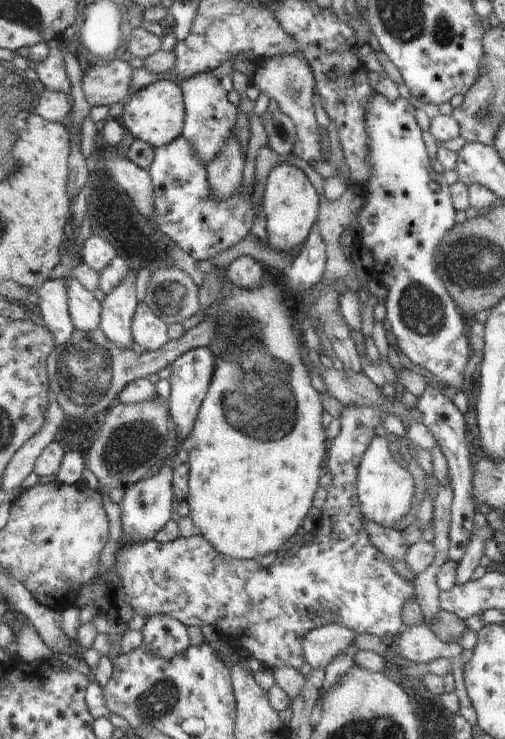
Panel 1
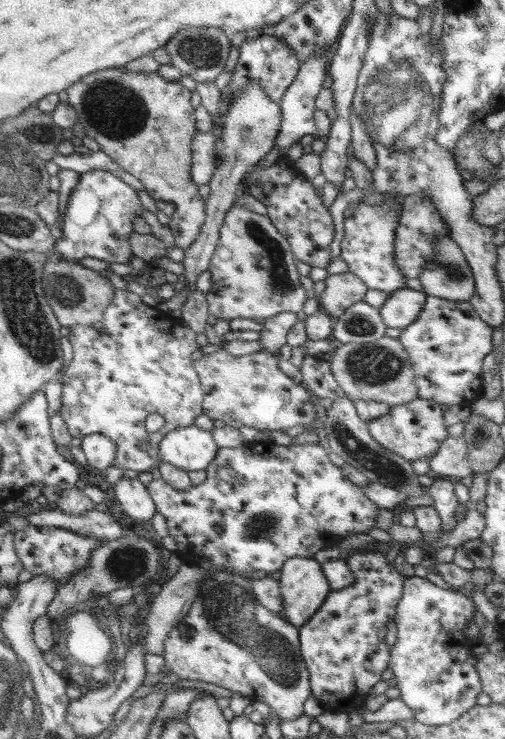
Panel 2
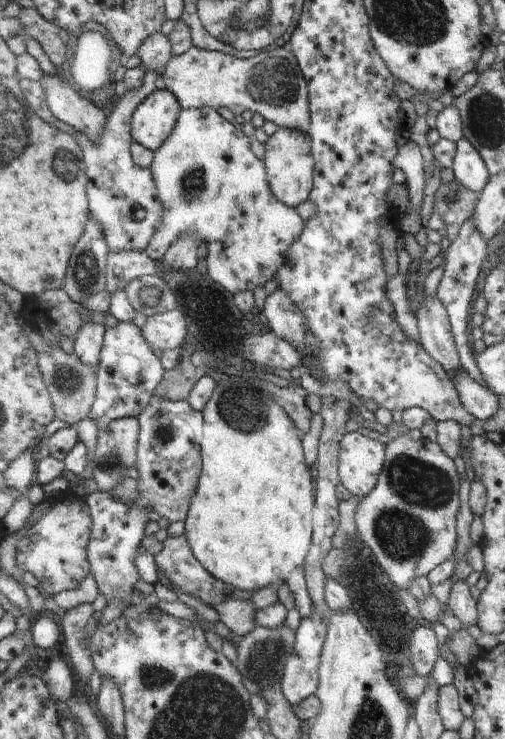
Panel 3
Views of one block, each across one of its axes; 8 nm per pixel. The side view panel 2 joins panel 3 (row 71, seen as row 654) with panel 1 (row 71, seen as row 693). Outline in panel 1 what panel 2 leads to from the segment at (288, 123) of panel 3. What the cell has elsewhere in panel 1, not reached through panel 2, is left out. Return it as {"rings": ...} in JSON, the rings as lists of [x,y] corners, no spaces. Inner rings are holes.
{"rings":[[[291,54],[282,56],[282,58],[268,57],[267,59],[236,56],[232,70],[242,72],[248,78],[249,85],[256,86],[264,96],[268,96],[269,100],[274,100],[278,104],[280,112],[290,118],[294,124],[294,130],[296,130],[296,142],[294,142],[292,153],[300,156],[302,160],[306,160],[308,164],[322,161],[322,142],[320,142],[320,134],[318,134],[319,124],[314,115],[315,80],[310,65]]]}

